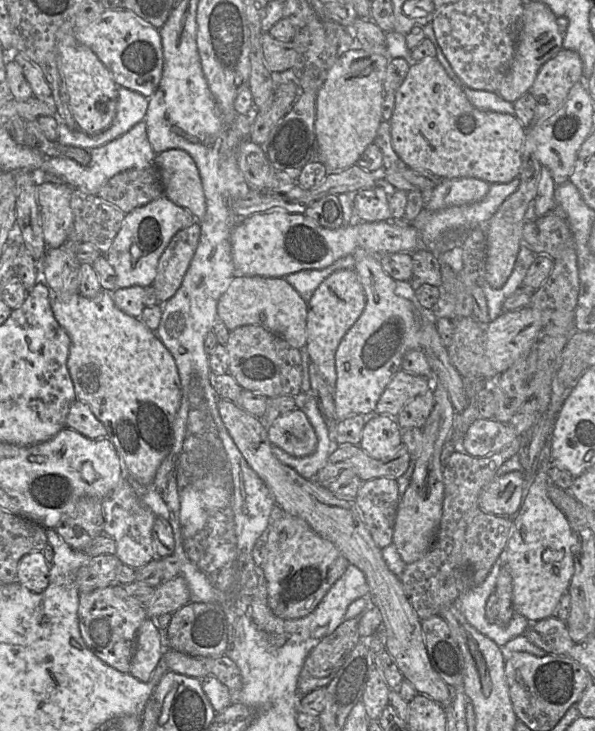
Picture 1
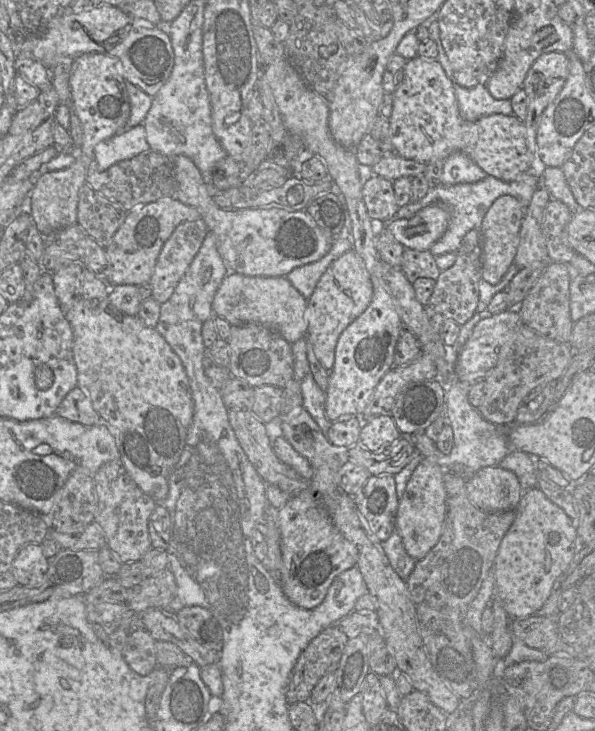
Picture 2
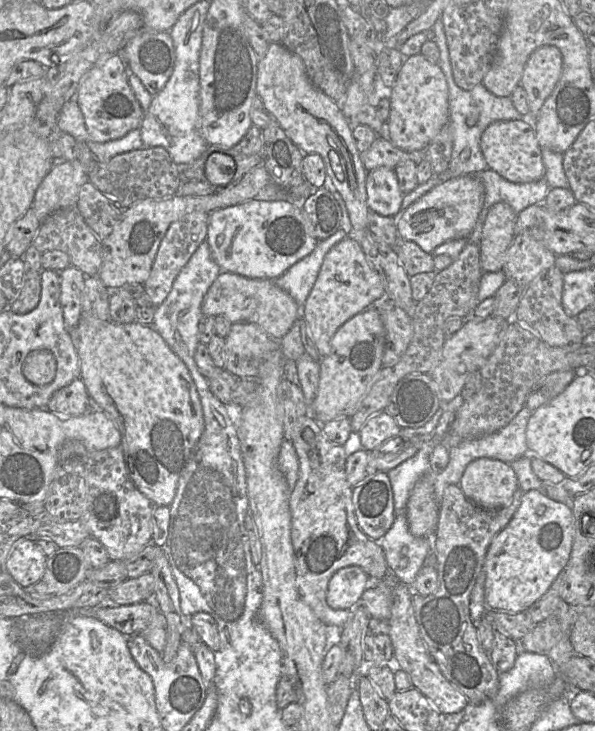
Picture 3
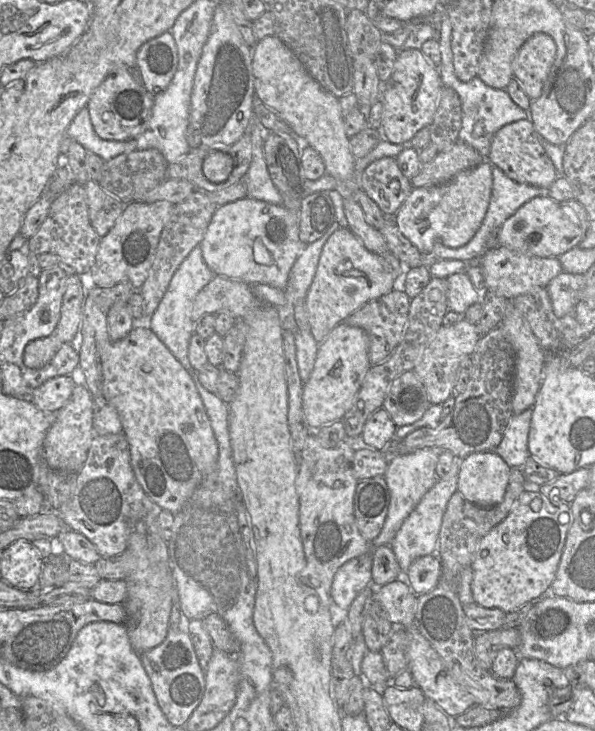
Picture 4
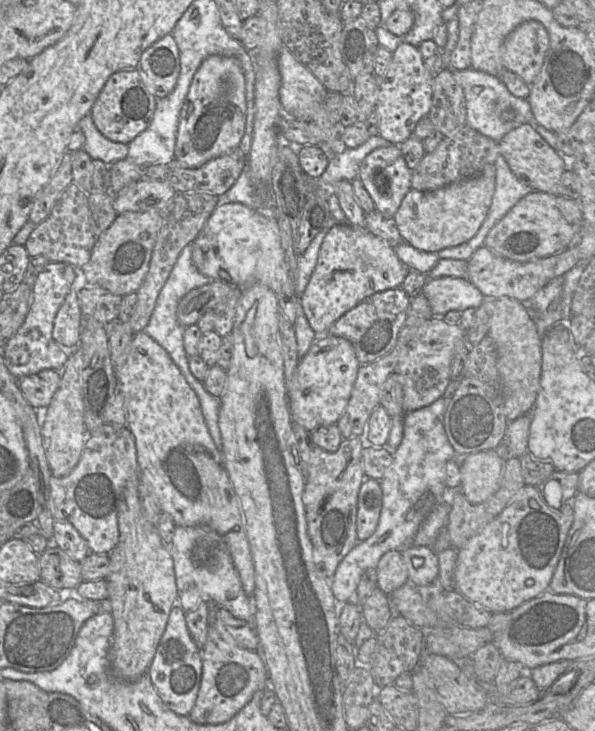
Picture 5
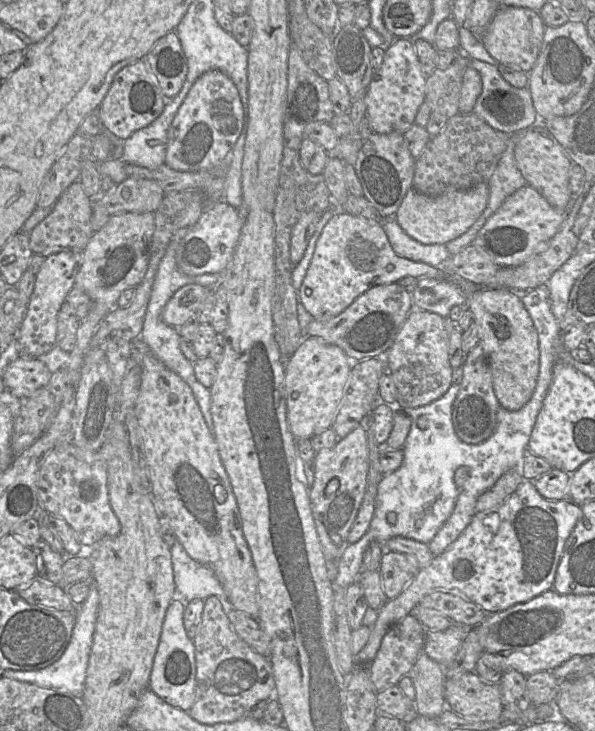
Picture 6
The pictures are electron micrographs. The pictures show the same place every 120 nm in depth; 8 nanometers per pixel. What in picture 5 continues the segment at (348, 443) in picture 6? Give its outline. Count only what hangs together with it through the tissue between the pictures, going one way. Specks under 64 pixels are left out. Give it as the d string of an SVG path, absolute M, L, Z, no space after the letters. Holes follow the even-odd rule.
M359 437L343 439L336 452L313 446L308 461L303 492L307 532L313 546L316 570L332 579L341 560L358 542L356 532L357 502L362 483L366 479L362 460L363 446Z

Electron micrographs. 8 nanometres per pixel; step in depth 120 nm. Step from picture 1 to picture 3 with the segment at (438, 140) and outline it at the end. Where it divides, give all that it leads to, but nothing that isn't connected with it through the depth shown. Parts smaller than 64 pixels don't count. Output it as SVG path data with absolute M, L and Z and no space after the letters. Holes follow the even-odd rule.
M421 53L413 56L402 54L403 65L395 85L391 89L390 114L386 122L386 136L397 148L406 152L423 151L450 121L449 90L443 71L438 63L433 63ZM523 120L493 122L483 132L480 147L488 167L510 182L533 182L545 175L542 149L537 140L535 123Z

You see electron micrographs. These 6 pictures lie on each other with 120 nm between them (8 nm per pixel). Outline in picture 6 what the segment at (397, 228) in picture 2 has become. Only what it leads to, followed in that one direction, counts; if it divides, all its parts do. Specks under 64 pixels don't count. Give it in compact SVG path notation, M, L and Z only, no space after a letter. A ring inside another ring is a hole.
M483 182L464 190L451 190L429 196L411 188L406 193L394 218L400 227L416 241L430 244L447 244L464 234L480 217L489 200L489 184Z

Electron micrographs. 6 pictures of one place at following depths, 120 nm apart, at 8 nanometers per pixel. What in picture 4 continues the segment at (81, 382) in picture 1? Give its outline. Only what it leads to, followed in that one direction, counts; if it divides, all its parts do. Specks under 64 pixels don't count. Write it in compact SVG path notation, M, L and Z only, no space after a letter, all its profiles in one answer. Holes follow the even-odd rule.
M137 323L125 338L112 342L102 371L103 395L120 416L138 483L153 503L175 514L218 463L218 443L191 375L145 323Z

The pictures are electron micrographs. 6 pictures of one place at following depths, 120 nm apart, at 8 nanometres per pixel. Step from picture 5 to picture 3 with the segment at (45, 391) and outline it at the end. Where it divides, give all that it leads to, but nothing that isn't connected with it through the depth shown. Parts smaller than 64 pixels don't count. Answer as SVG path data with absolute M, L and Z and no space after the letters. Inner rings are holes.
M80 378L56 391L46 409L63 417L80 416L89 411L89 395Z

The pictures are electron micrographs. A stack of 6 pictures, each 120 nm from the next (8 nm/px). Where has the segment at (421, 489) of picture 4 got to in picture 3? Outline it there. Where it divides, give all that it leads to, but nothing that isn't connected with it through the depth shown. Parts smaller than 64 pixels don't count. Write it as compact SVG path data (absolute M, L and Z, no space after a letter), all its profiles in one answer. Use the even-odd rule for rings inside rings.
M436 438L421 442L420 448L412 457L387 472L396 515L405 513L410 493L415 483L429 471L429 455L439 442Z

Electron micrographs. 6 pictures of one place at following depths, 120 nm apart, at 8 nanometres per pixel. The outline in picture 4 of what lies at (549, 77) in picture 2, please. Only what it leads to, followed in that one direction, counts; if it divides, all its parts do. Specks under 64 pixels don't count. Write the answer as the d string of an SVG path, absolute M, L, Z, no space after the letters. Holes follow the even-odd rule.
M538 32L519 49L512 63L513 76L519 80L531 100L538 99L557 52L553 38Z

